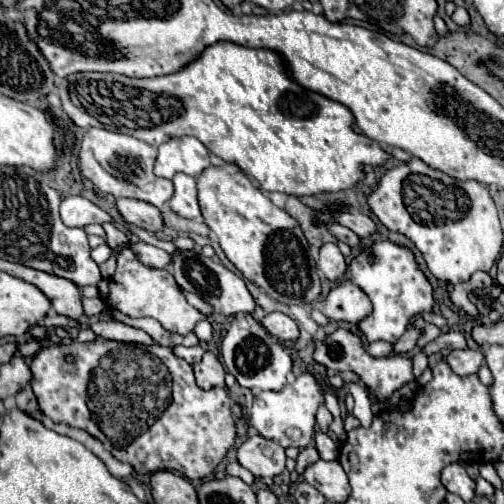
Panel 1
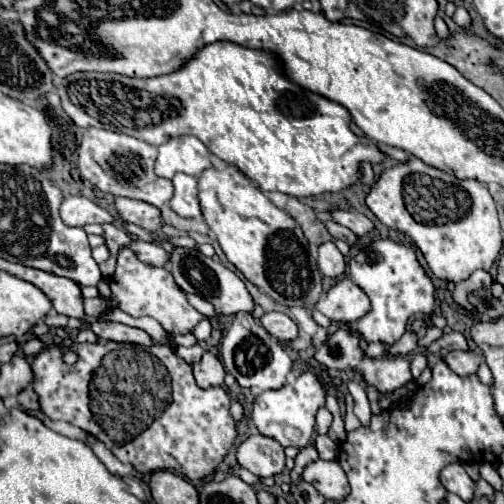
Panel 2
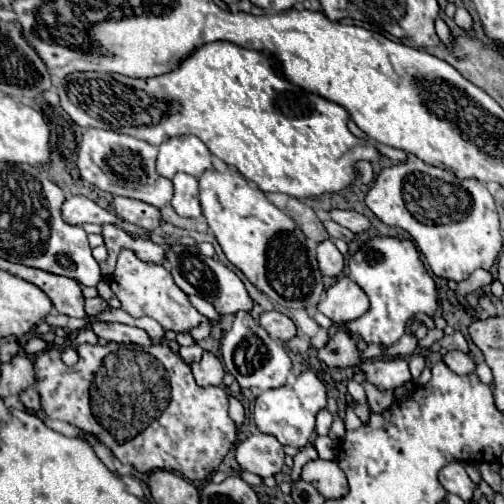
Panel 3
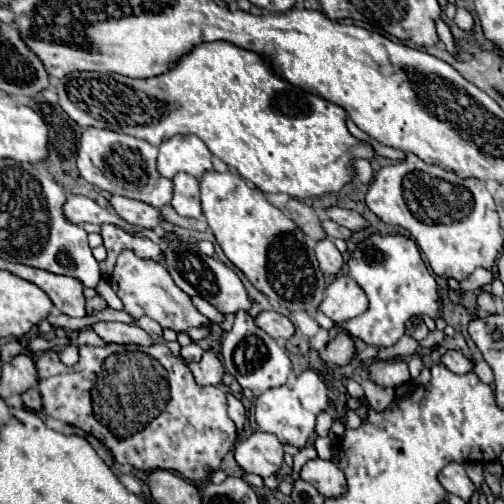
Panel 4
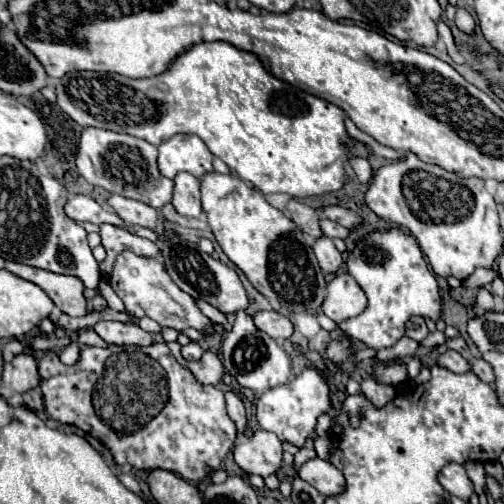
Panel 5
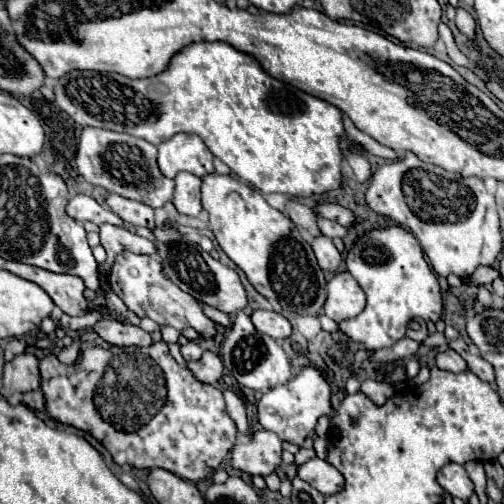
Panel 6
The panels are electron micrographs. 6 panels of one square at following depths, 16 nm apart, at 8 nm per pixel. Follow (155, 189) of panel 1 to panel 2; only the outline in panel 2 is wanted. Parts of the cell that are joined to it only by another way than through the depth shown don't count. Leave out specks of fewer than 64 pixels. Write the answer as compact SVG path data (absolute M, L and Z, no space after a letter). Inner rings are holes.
M90 128L84 132L84 138L80 144L78 168L80 168L80 174L86 180L90 180L94 186L98 186L102 192L108 192L112 196L136 198L156 208L162 208L166 202L170 202L174 186L170 180L168 180L168 186L158 184L160 178L154 174L156 154L158 154L156 146L142 142L138 138L132 138L128 134Z

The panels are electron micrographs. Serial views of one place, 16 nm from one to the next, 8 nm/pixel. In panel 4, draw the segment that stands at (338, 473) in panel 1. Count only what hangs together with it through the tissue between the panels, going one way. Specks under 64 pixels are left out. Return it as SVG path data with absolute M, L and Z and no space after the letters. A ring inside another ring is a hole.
M320 458L310 460L304 464L300 478L312 484L326 498L338 498L346 492L346 476L334 462Z

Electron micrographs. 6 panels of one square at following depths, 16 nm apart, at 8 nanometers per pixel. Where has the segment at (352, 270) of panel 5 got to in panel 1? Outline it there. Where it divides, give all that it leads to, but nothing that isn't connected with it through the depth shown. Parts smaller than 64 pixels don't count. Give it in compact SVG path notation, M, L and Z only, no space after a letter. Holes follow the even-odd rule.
M374 242L372 246L362 248L348 268L350 280L368 294L374 306L374 312L358 324L358 330L368 338L368 342L386 340L394 344L406 332L416 314L432 312L432 286L416 266L414 254L408 248L396 246L394 242Z

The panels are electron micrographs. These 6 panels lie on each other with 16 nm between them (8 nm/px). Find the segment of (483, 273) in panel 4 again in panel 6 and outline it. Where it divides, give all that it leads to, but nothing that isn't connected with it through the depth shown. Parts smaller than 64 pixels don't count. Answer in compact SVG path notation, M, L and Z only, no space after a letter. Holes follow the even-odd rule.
M478 268L478 270L468 278L468 286L490 284L494 278L498 278L498 272L496 272L494 268Z

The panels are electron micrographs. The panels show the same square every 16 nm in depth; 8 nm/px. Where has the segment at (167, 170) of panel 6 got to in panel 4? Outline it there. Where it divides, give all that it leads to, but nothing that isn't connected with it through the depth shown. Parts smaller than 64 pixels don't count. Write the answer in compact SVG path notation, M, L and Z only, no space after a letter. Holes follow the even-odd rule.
M174 136L160 144L156 168L164 178L174 178L178 172L200 178L204 172L212 170L210 158L210 150L198 136Z

